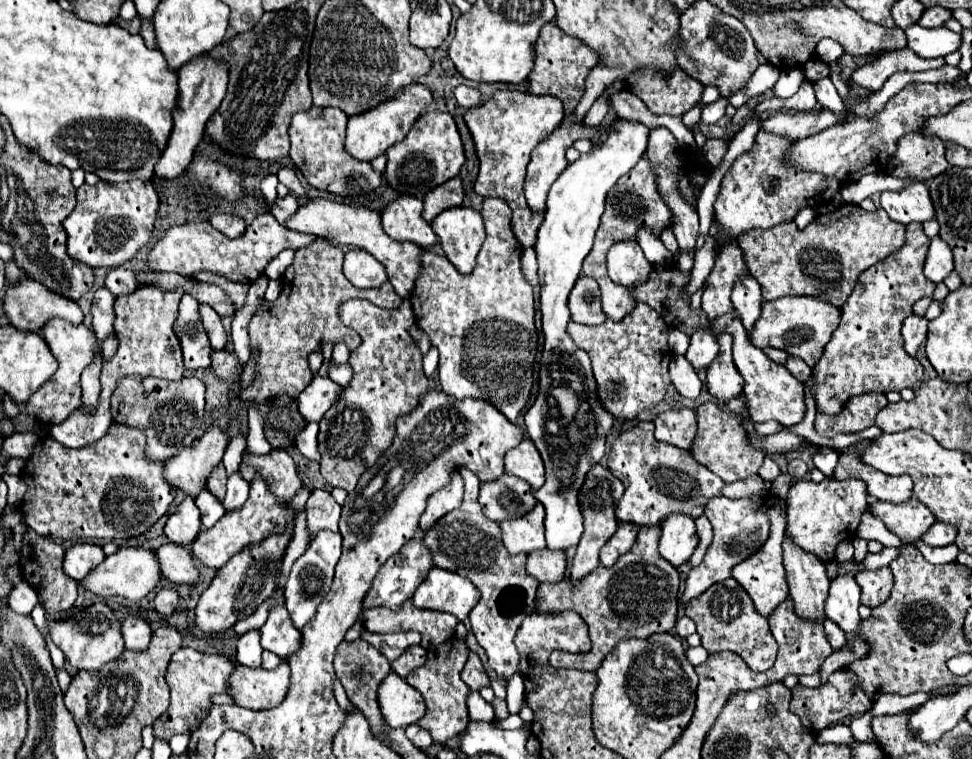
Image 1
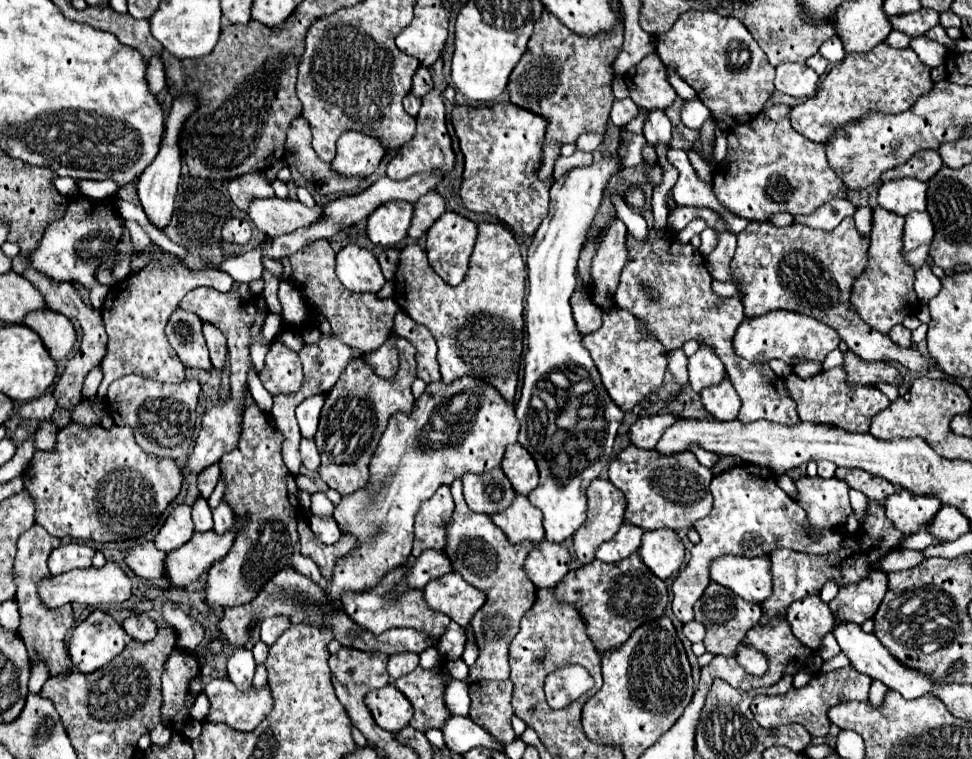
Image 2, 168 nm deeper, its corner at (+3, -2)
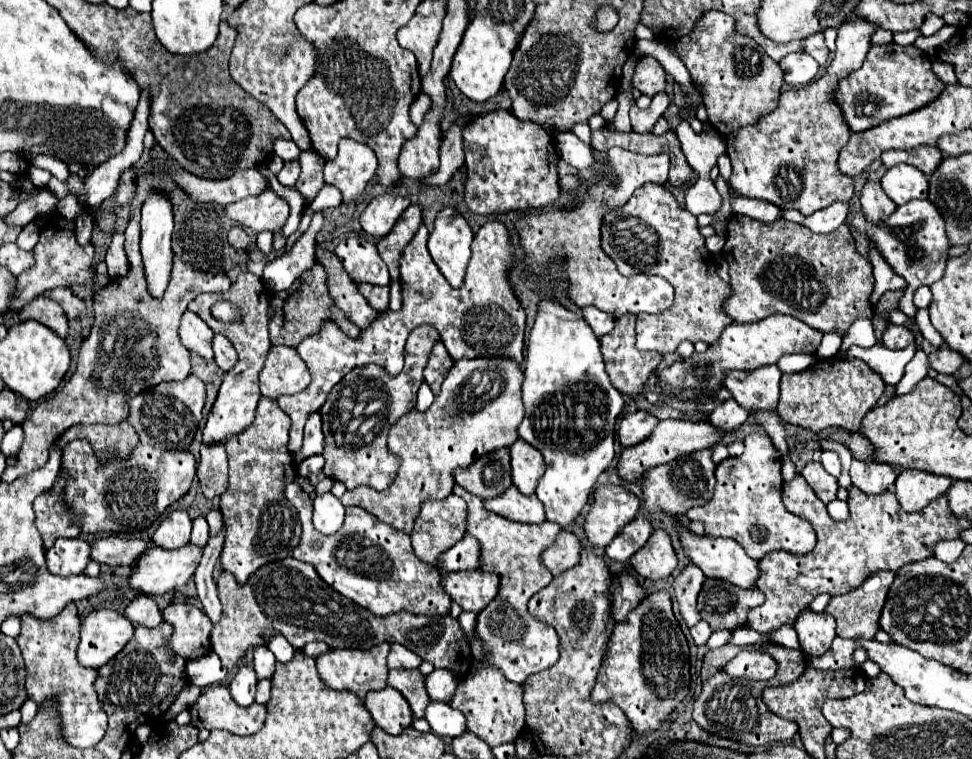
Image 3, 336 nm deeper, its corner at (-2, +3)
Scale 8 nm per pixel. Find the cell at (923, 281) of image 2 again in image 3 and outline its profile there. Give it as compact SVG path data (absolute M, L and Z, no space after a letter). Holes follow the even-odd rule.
M919 287L919 289L915 291L913 303L915 303L917 309L921 309L921 307L929 307L931 299L933 299L933 297L931 297L931 287Z

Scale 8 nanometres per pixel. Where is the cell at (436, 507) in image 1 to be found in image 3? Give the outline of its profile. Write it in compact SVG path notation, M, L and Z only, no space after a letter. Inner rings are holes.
M453 493L441 501L425 501L421 505L421 513L419 513L413 533L411 533L411 543L413 543L415 555L425 563L437 565L439 555L443 551L451 549L465 535L465 519L467 519L467 505L461 497L457 497Z

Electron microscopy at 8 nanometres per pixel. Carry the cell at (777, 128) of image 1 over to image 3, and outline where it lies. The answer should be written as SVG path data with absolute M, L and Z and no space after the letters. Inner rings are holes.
M873 45L865 63L841 79L833 89L833 101L843 113L843 121L851 131L865 131L879 123L907 115L931 103L945 83L931 71L931 59L915 45Z

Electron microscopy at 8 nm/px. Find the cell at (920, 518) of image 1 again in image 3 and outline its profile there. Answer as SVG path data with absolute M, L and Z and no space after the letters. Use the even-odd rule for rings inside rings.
M905 469L899 473L895 481L895 495L903 511L921 511L933 499L945 495L951 485L953 485L951 477Z

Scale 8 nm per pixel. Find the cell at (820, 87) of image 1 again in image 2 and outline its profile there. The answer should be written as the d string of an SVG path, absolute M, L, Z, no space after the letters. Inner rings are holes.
M790 62L790 64L780 64L776 68L774 86L782 94L796 96L796 98L808 98L818 88L818 80L820 76L806 64Z

